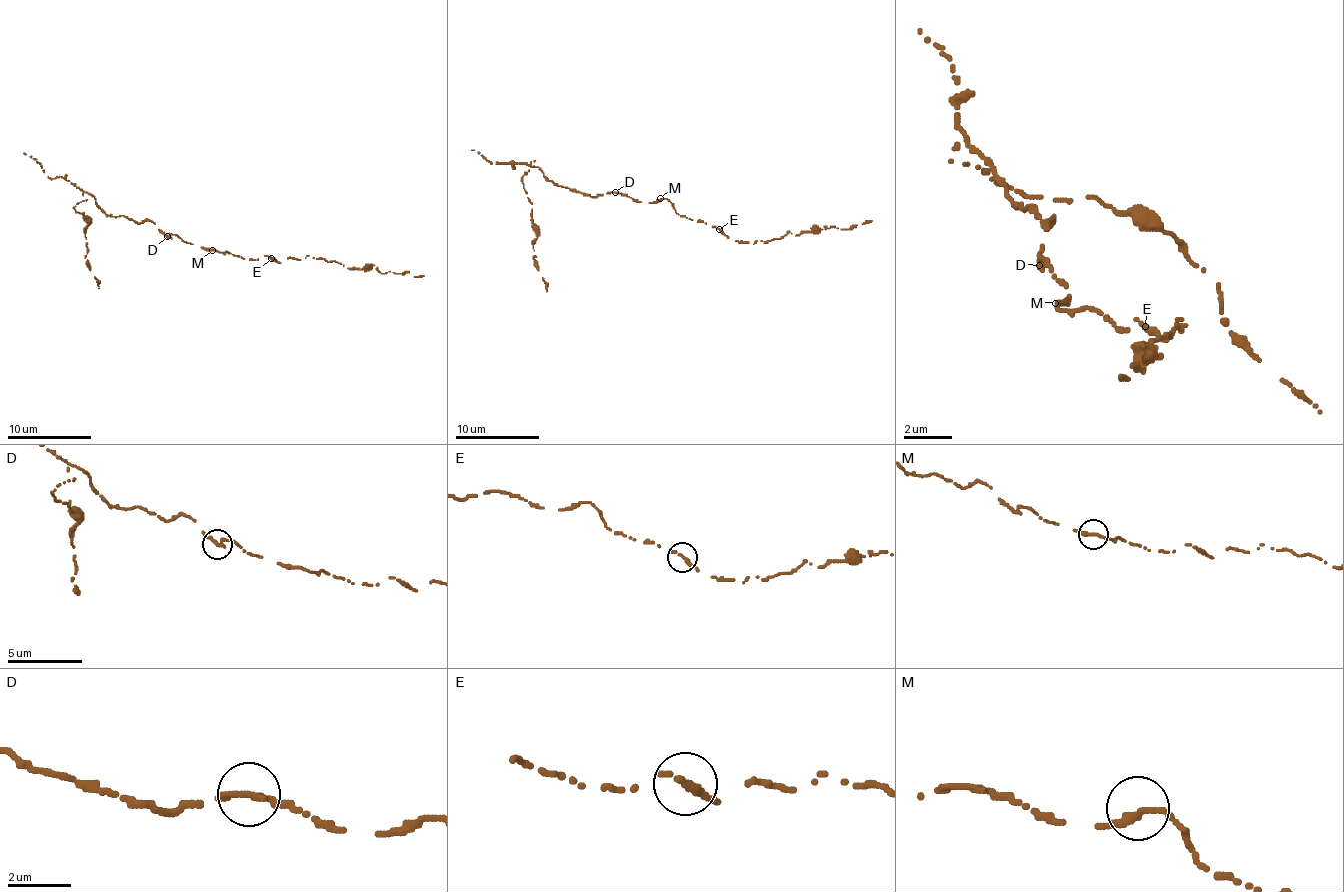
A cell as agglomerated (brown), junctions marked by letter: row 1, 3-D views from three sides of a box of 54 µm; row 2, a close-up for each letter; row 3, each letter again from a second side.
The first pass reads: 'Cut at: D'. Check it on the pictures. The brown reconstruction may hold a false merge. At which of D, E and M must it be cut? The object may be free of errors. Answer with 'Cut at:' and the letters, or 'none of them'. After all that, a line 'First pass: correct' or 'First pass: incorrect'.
Cut at: D
First pass: correct

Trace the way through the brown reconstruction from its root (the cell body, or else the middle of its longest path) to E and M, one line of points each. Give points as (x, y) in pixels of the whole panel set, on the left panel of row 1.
E: (178, 237), (201, 247), (229, 252), (241, 258), (271, 258)
M: (178, 237), (212, 250)

